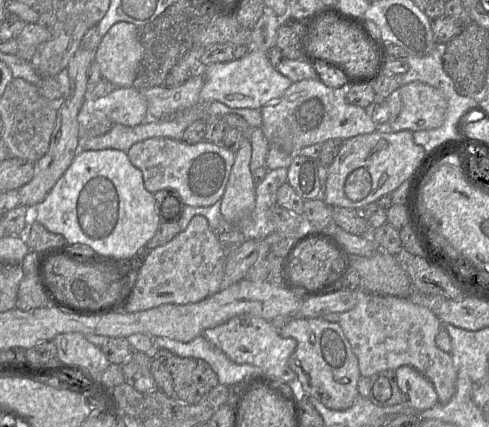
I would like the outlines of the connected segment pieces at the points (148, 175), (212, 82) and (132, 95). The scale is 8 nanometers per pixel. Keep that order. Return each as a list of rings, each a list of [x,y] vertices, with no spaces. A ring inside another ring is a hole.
[[[148,138],[132,145],[127,154],[142,172],[147,191],[153,194],[162,189],[174,190],[185,205],[193,207],[211,206],[222,198],[235,160],[234,152],[205,139],[187,144],[171,138]]]
[[[251,49],[242,58],[202,66],[204,84],[200,91],[200,100],[202,102],[218,101],[233,109],[261,109],[281,98],[293,82],[270,63],[266,52]]]
[[[116,87],[108,95],[96,99],[94,108],[116,124],[135,126],[149,119],[147,102],[135,87]]]

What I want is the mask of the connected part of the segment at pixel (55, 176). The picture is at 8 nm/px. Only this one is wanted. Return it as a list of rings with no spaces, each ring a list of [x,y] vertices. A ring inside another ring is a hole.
[[[80,47],[70,60],[67,72],[69,75],[67,94],[59,102],[56,124],[47,152],[35,162],[34,176],[30,182],[18,189],[20,205],[36,206],[43,201],[57,181],[73,162],[80,151],[80,128],[78,114],[84,102],[88,83],[88,71],[95,59],[95,51]]]

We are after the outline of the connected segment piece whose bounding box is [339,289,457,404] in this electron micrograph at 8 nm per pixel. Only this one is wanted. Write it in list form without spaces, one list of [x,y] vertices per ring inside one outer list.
[[[362,289],[352,291],[358,291],[358,303],[339,314],[339,325],[358,359],[360,374],[370,377],[385,370],[395,371],[400,366],[412,366],[432,383],[439,404],[447,404],[456,391],[457,370],[451,354],[440,350],[435,344],[441,329],[439,318],[430,309],[411,302],[407,297],[373,294]]]

